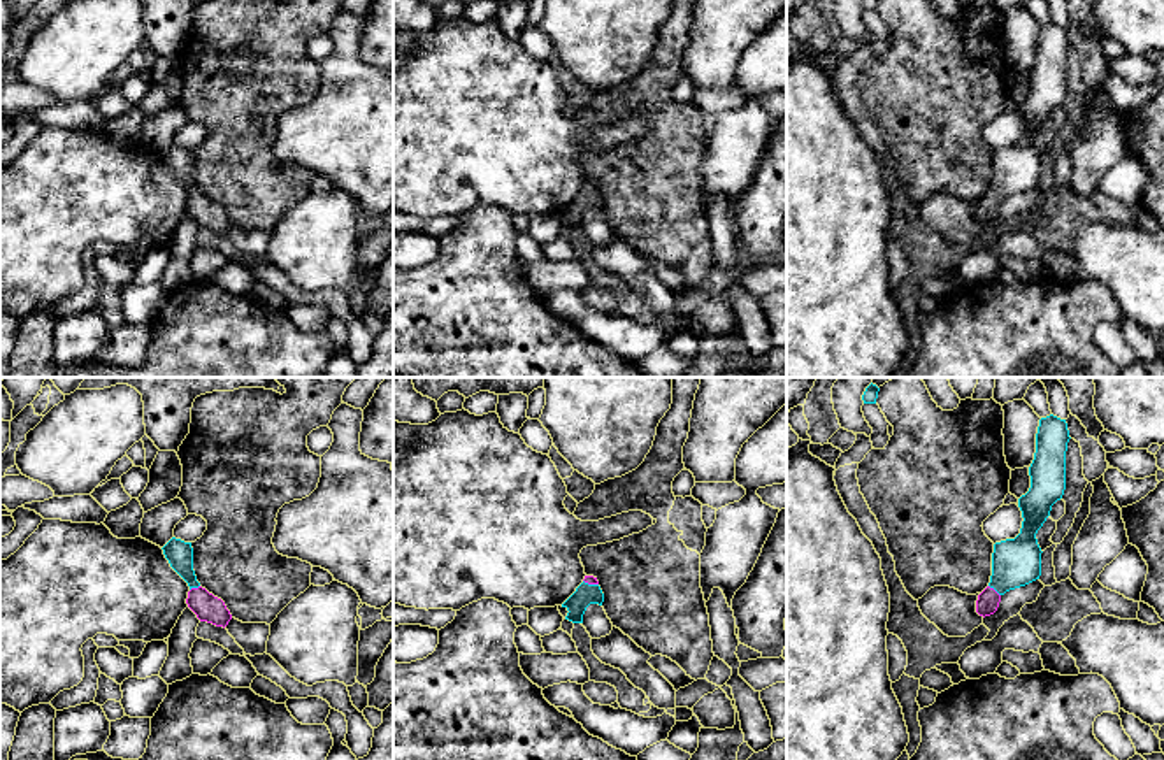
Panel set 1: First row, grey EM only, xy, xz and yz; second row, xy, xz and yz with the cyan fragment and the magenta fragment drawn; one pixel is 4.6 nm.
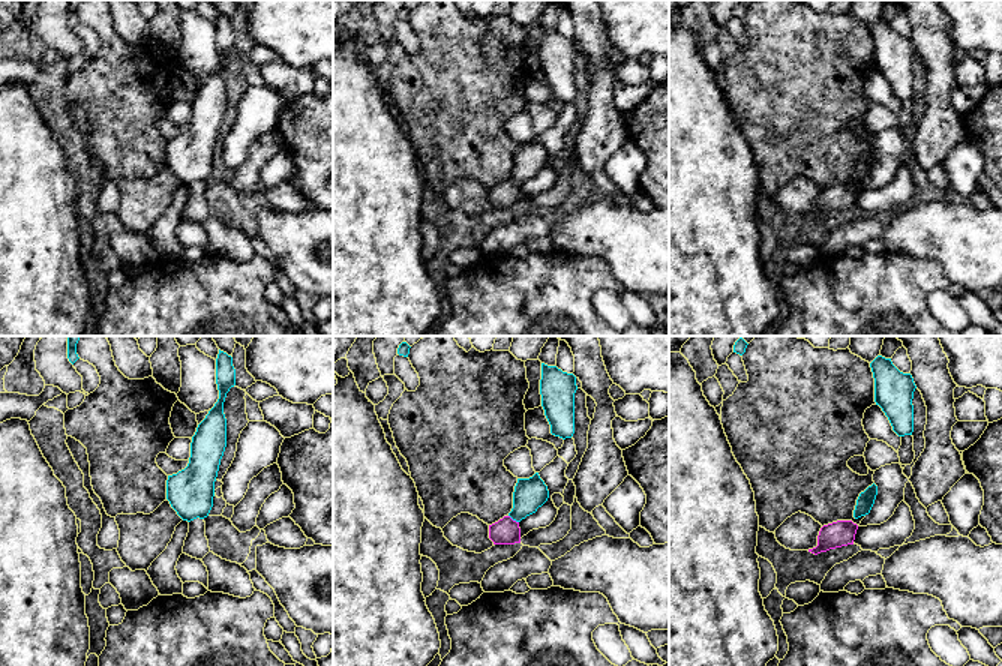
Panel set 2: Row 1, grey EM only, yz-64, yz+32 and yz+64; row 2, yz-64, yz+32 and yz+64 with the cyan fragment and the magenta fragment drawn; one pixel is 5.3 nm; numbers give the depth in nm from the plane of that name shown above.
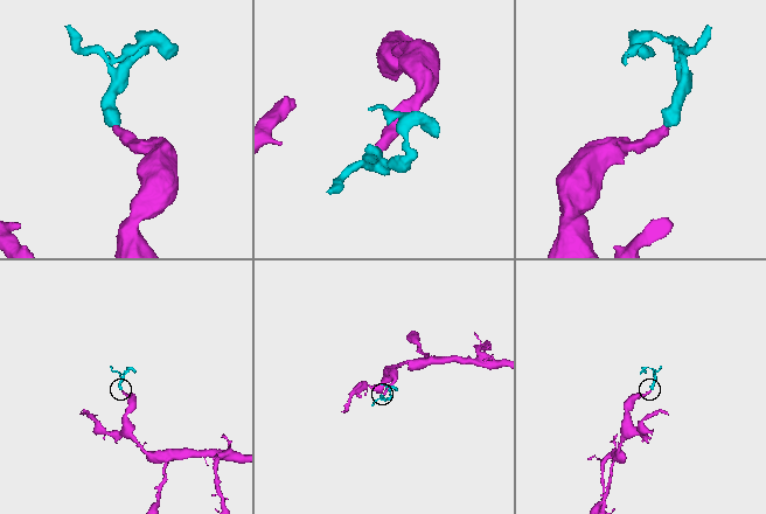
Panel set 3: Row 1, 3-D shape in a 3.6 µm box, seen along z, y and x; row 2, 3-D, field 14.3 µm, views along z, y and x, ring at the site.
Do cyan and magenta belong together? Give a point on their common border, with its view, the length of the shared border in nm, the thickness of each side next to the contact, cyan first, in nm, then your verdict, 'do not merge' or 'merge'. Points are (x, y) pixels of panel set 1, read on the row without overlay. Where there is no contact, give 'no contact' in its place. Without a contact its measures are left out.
yz (994, 195) | 80 nm | 220/100 nm | merge

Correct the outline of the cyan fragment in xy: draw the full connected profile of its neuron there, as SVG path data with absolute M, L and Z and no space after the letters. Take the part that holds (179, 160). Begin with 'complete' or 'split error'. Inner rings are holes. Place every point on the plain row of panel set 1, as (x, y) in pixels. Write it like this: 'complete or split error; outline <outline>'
split error; outline M172 144L163 154L163 161L170 174L188 190L190 198L186 211L197 221L200 228L212 230L216 233L226 233L232 226L225 209L205 195L200 193L193 177L193 154L191 149Z

